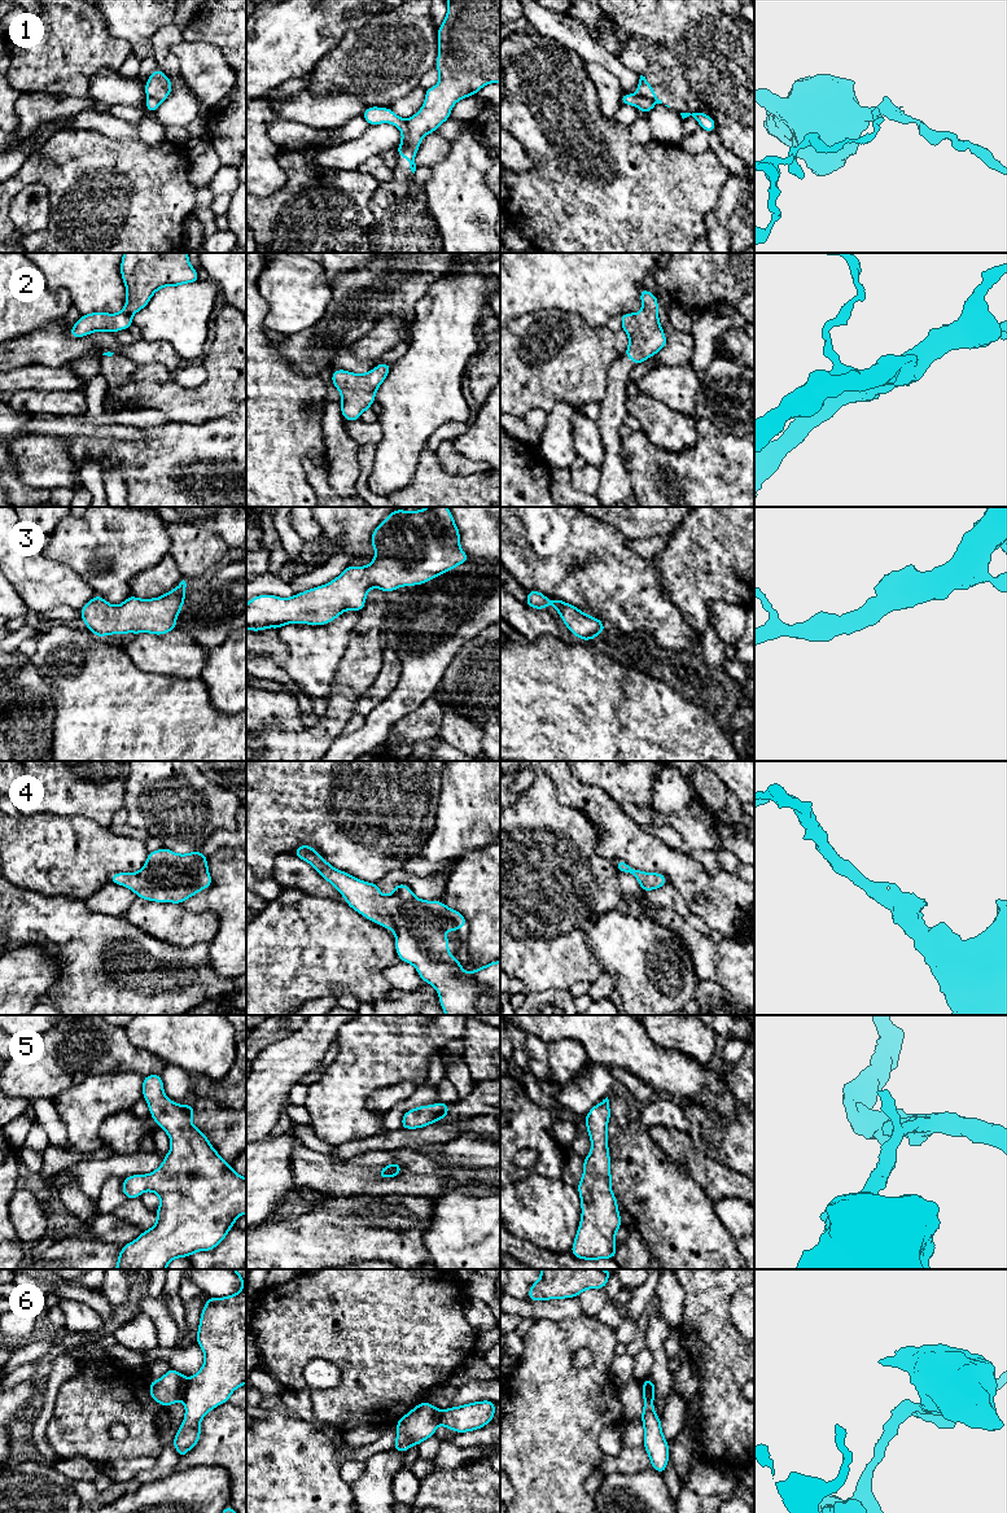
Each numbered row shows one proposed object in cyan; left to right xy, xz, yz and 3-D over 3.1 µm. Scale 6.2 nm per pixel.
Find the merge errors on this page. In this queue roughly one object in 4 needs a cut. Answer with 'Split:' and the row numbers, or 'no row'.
Split: 1, 6

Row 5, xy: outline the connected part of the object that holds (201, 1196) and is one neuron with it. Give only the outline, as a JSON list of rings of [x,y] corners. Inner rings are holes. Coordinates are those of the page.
[[[158,1073],[143,1077],[143,1098],[153,1120],[171,1138],[171,1147],[156,1171],[128,1176],[122,1182],[127,1199],[154,1191],[161,1203],[156,1211],[156,1225],[122,1247],[115,1269],[166,1269],[176,1258],[214,1250],[235,1226],[236,1219],[246,1214],[246,1179],[237,1175],[215,1151],[209,1138],[192,1124],[193,1105],[181,1106],[168,1099]]]

